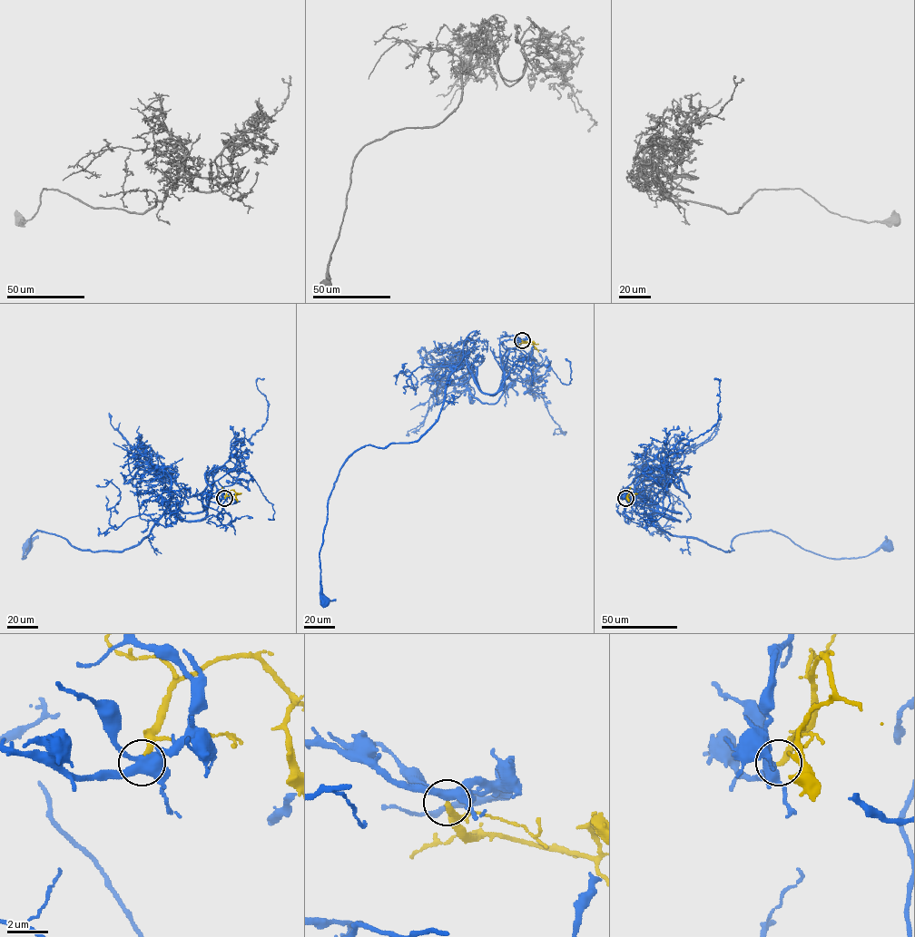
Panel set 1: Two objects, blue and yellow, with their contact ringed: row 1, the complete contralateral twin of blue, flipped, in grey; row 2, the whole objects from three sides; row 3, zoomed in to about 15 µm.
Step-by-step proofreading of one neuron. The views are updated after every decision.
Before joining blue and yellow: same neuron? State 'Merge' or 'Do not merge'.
Merge

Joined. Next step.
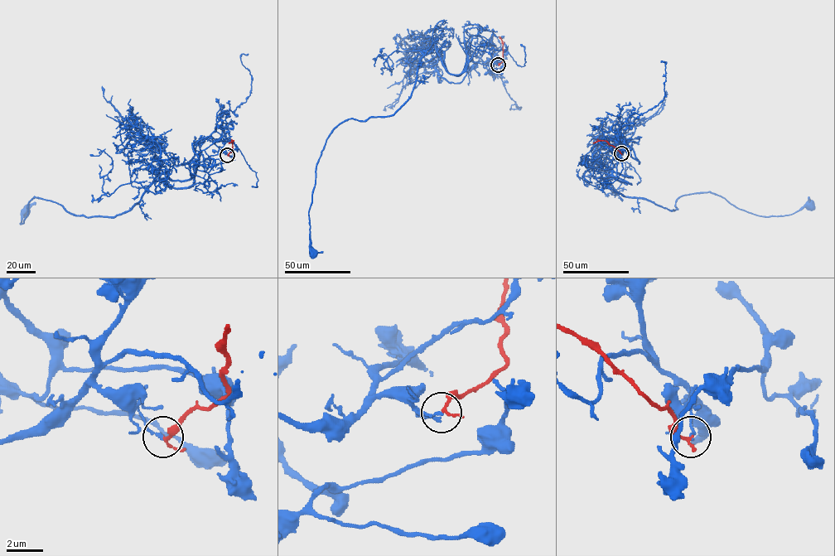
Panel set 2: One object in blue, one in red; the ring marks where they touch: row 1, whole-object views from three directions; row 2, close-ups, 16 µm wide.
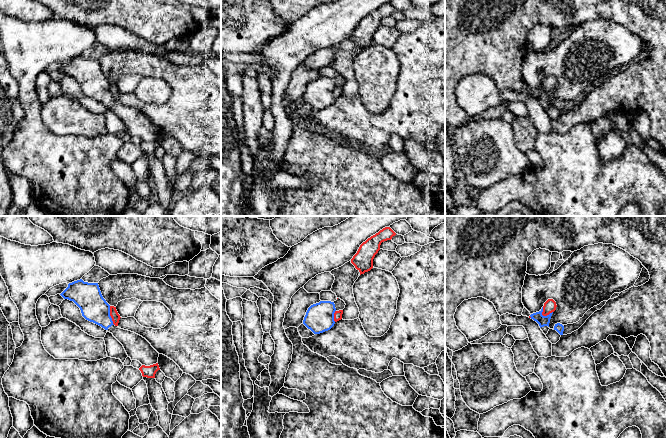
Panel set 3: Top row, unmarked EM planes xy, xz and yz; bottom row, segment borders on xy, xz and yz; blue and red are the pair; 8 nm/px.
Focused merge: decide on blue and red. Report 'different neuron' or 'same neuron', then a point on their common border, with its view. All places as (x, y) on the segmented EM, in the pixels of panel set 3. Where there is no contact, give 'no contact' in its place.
different neuron; meets blue in xy at (109, 315)

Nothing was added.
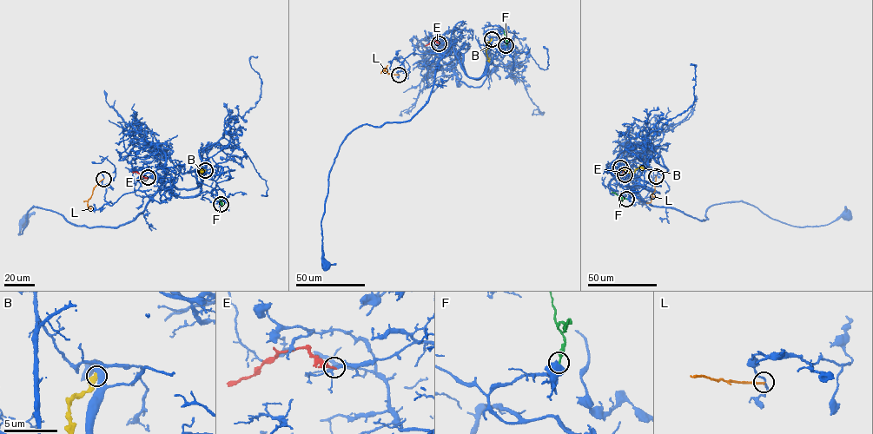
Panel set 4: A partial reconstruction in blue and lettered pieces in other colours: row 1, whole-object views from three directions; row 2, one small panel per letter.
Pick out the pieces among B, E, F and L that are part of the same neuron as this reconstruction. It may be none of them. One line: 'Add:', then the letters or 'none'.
Add: none

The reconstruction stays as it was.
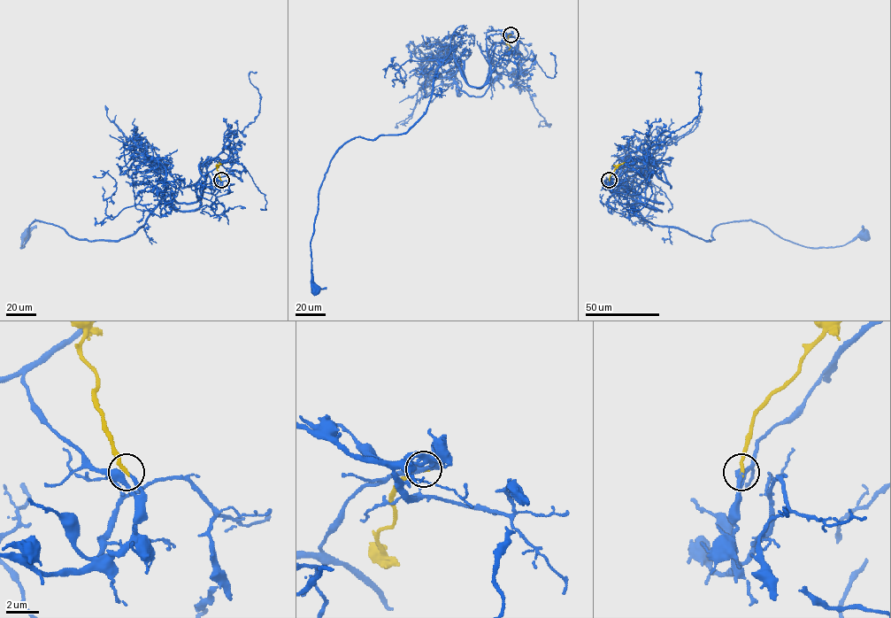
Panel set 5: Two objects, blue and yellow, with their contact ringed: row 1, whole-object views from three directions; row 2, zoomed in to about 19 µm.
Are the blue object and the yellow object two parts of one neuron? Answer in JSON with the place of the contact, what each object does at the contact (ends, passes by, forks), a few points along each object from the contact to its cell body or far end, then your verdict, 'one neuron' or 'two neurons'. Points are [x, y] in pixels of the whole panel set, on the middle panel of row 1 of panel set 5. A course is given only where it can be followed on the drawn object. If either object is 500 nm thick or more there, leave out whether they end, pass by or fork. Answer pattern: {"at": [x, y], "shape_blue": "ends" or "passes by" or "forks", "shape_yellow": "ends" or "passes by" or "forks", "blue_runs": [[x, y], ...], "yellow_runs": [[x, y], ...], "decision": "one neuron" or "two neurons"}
{"at": [510, 34], "shape_blue": "ends", "shape_yellow": "ends", "blue_runs": [[510, 34], [494, 42], [480, 88], [452, 58], [405, 132], [355, 136], [338, 150], [311, 241], [316, 289]], "yellow_runs": [[510, 34], [506, 40], [508, 50]], "decision": "one neuron"}

